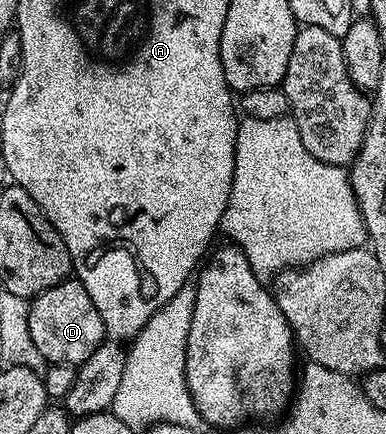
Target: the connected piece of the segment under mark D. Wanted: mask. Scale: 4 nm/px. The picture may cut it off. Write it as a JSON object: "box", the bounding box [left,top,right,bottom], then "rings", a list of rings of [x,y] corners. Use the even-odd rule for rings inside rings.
{"box":[28,278,106,365],"rings":[[[75,278],[63,280],[58,286],[50,286],[50,290],[31,297],[28,321],[36,355],[48,364],[82,365],[106,339],[102,314],[98,314],[94,298],[86,294],[86,286]]]}

